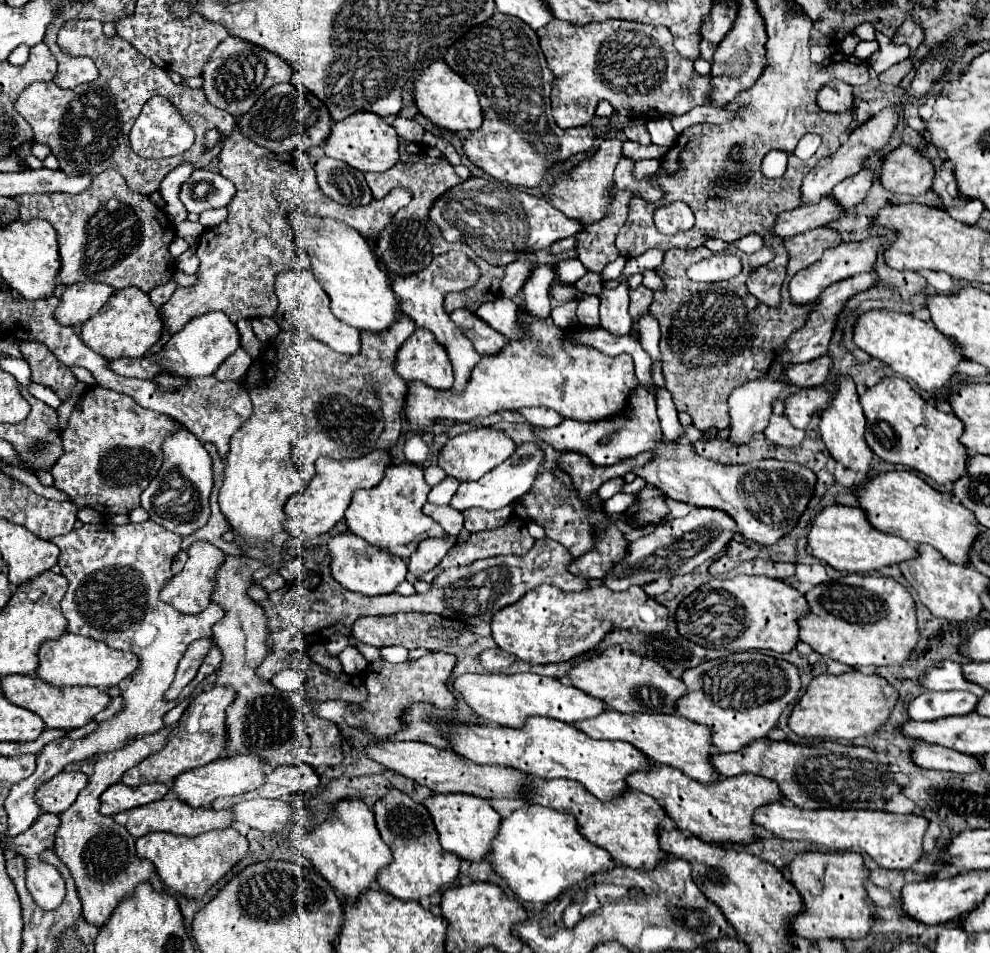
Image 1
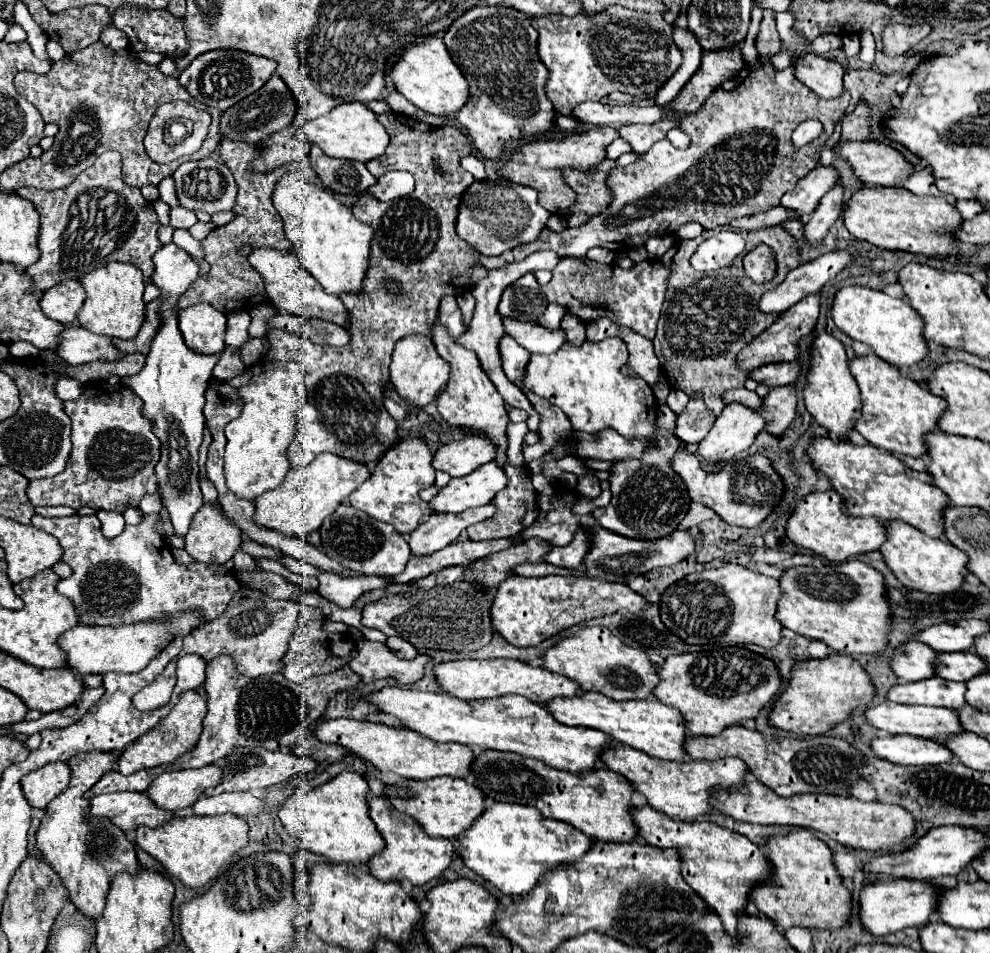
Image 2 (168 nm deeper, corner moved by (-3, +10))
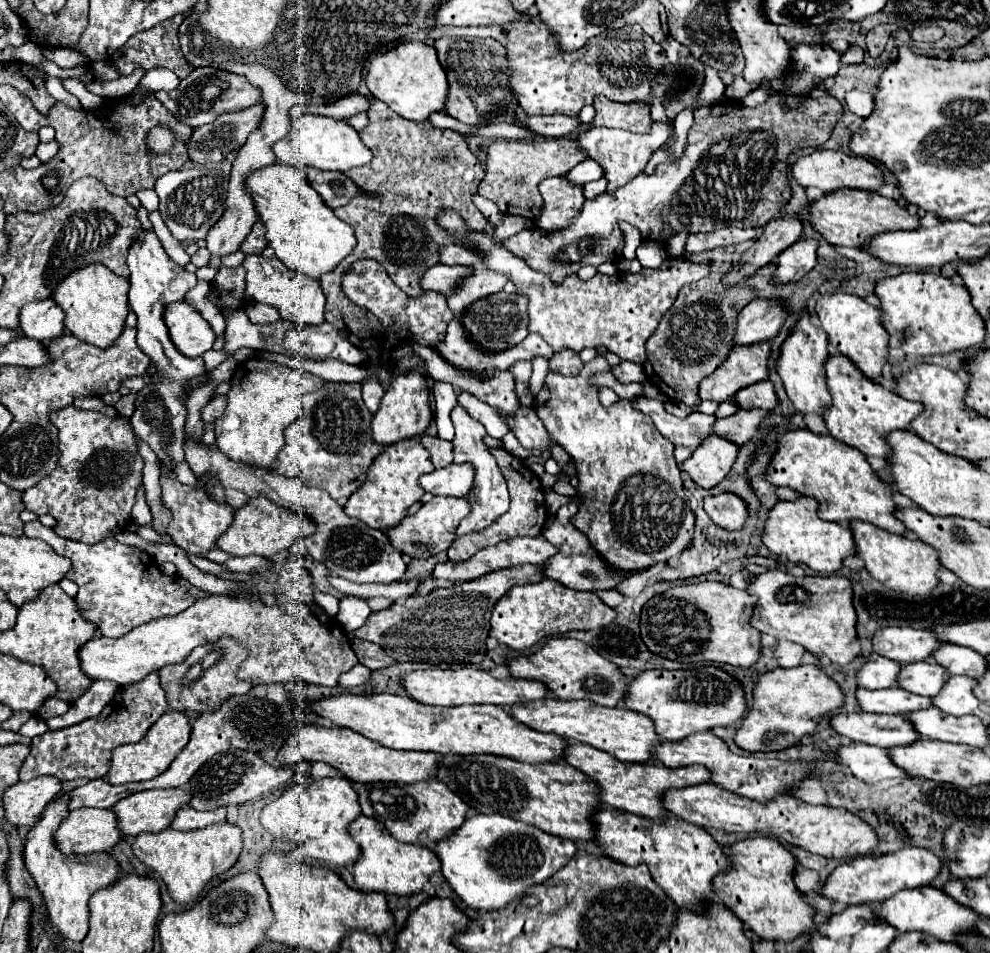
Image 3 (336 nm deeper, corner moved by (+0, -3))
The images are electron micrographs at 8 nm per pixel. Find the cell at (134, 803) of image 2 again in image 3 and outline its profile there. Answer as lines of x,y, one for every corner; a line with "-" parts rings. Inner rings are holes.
76,809
56,831
56,841
64,853
110,851
124,841
118,817
112,809

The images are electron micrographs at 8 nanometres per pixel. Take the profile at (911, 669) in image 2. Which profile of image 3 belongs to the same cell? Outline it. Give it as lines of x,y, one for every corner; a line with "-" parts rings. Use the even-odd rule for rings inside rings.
878,653
870,655
870,661
858,671
858,685
866,689
888,689
898,685
902,665

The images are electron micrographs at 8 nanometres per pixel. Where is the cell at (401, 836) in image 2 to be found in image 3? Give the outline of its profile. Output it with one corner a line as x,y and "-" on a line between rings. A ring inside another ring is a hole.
360,815
350,825
350,833
354,841
362,847
362,857
352,865
352,875
360,891
414,895
422,891
422,887
430,881
434,873
440,871
440,859
436,857
436,853
420,845
408,845
408,843
396,841
388,833
388,829
372,817

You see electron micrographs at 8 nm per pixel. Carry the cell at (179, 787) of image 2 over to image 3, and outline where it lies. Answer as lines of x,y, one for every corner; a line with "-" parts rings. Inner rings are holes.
150,789
132,793
130,797
118,801
114,805
114,813
118,817
118,825
122,825
122,833
128,837
136,837
138,833
156,833
174,821
180,807
188,805
192,799
190,791
184,789

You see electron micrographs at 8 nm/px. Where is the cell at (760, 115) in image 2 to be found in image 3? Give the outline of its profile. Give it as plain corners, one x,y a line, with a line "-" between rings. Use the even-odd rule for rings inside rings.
774,93
764,105
758,107
744,107
736,99
722,99
714,105
700,107
696,111
694,125
688,133
688,145
684,159
678,163
660,163
656,165
654,173
638,173
632,181
628,181
624,187
616,189
614,193
600,193
598,197
584,203
580,217
568,227
552,233
544,233
540,229
526,229
524,233
518,233
516,237
510,237
504,241
504,247
514,253
516,257
524,259
532,269
548,273
552,279
562,279
568,273
576,273
584,265
600,265
606,261
618,261
618,257
624,249
624,231
620,229
620,223
626,221
630,225
636,225
642,239
664,239
666,225
674,231
688,231
688,233
708,233
716,229
724,229
724,225
732,227
764,227
770,219
774,219
780,209
790,201
792,189
788,183
790,167
788,157
796,149
804,147
822,147
834,129
834,125
840,121
844,113
844,107
834,97
804,97
800,99
800,105
796,109
786,107
786,95
-
680,217
688,217
690,223
684,225
-
558,255
564,255
564,259
558,259

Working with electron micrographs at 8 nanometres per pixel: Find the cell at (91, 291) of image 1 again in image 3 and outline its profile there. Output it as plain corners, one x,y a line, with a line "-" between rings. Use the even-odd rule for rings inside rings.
52,297
42,301
32,301
20,311
20,325
26,337
38,341
52,341
64,333
66,313
58,307

